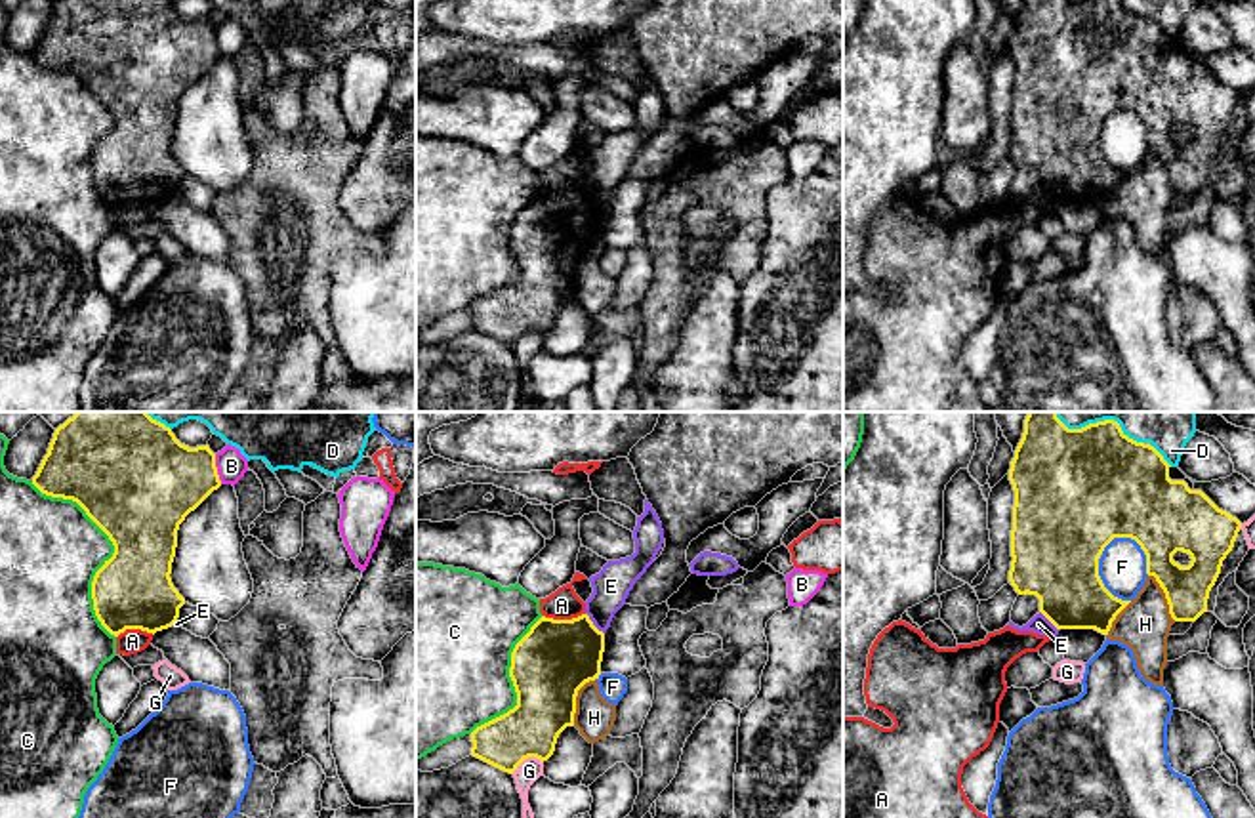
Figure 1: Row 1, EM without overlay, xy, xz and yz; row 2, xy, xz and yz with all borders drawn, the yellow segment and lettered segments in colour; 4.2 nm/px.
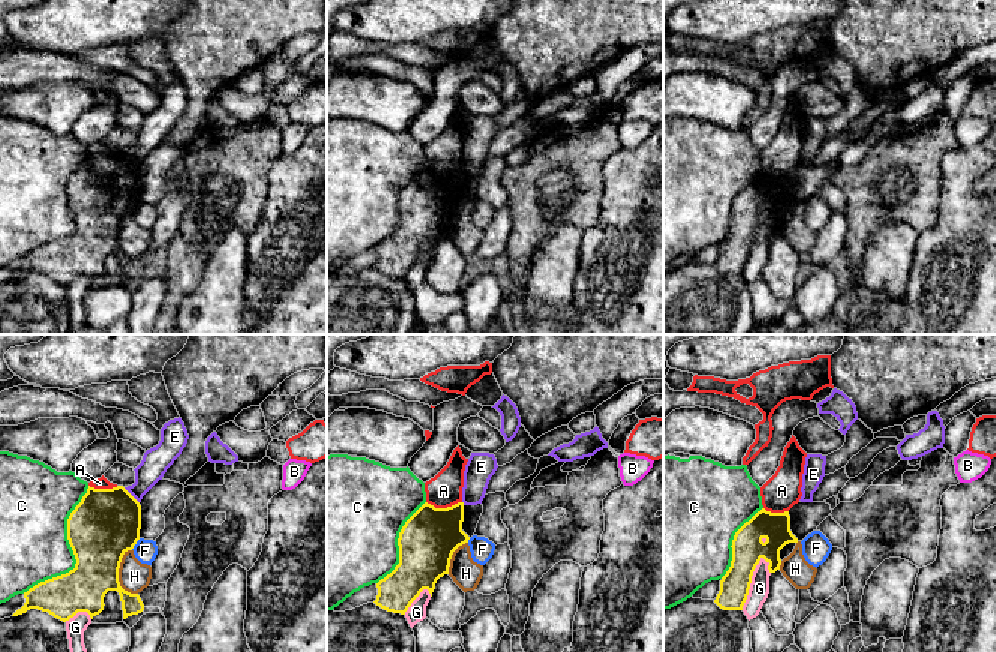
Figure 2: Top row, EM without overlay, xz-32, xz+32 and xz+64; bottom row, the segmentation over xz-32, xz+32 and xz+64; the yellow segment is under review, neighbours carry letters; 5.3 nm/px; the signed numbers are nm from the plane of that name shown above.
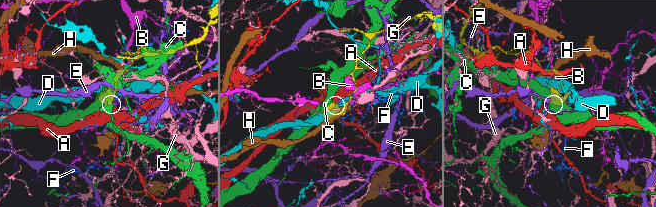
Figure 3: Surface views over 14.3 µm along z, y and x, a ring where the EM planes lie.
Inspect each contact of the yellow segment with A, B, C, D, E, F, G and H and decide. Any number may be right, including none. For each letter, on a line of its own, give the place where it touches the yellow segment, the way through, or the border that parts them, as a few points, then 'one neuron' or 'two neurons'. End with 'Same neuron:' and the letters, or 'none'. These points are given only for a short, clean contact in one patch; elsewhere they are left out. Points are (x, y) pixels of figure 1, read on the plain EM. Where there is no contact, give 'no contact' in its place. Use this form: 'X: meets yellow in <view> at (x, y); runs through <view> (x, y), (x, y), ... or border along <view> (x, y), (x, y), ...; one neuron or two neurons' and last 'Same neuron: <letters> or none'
A: meets yellow in xz at (563, 193); border along xz (584, 185), (573, 191), (542, 189); two neurons
B: meets yellow in xy at (216, 42); two neurons
C: meets yellow in xy at (115, 121); two neurons
D: meets yellow in yz at (1162, 29); two neurons
E: meets yellow in xz at (592, 197); border along xz (586, 185), (603, 206); two neurons
F: meets yellow in yz at (1097, 147); two neurons
G: meets yellow in xz at (527, 330); two neurons
H: meets yellow in xz at (575, 273); two neurons
Same neuron: none

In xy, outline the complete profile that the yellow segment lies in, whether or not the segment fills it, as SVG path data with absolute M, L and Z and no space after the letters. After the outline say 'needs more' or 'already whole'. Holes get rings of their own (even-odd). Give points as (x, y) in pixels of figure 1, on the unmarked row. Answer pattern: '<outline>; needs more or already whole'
M57 0L32 57L46 69L76 74L113 114L113 130L92 154L95 189L111 208L118 210L126 202L154 208L177 194L179 181L185 177L170 151L177 103L185 90L221 59L216 27L208 17L189 21L170 0Z; already whole

